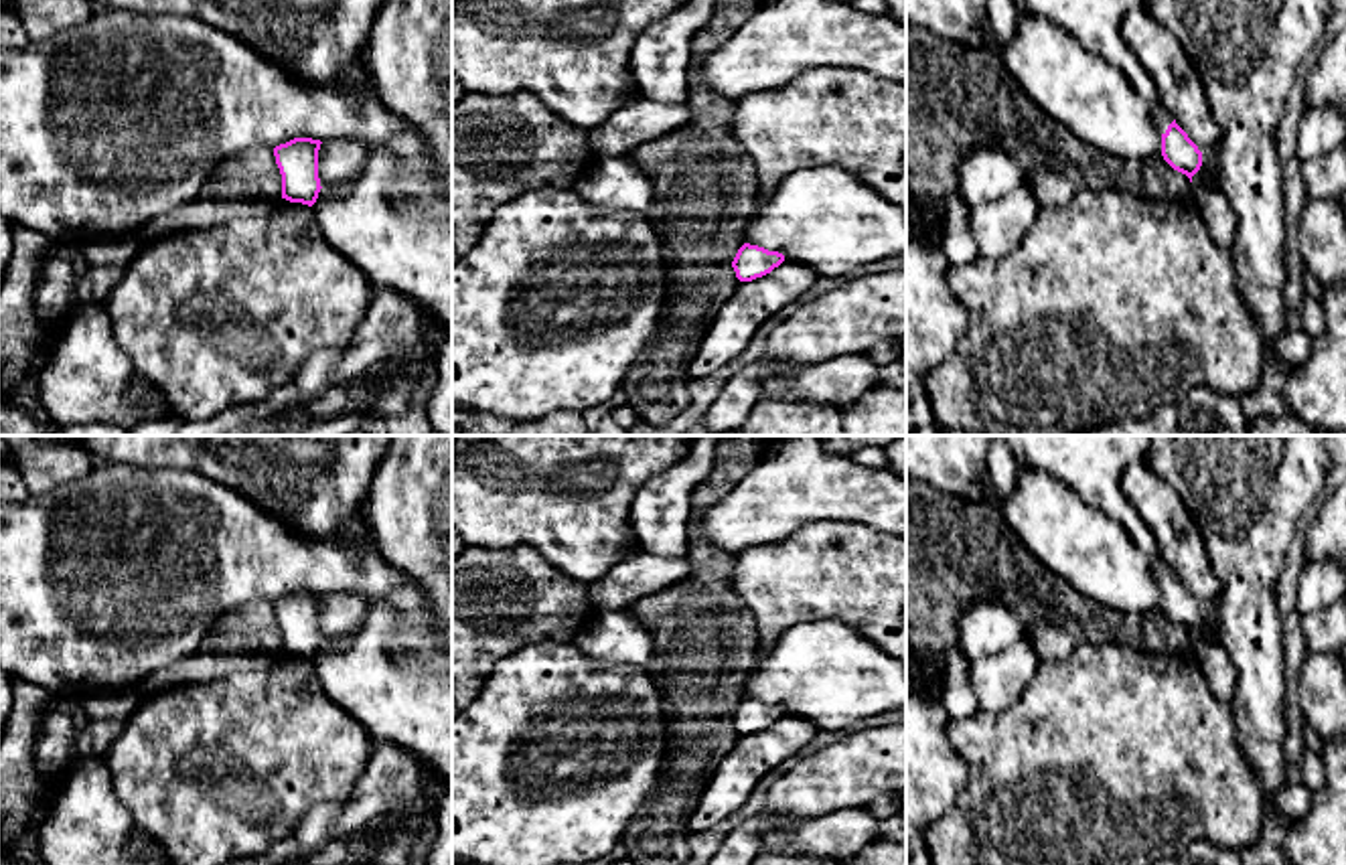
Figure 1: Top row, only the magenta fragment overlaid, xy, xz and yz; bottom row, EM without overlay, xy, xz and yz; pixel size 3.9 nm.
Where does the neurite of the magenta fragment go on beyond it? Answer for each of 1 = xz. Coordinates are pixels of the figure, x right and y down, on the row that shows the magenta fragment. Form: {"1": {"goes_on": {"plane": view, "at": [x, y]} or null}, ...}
{"1": {"goes_on": null}}

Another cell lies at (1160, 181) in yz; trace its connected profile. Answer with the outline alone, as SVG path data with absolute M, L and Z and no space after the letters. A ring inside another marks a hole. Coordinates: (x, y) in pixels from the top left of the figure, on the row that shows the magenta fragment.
M906 26L906 192L928 196L955 192L957 168L977 146L1005 150L1024 172L1060 170L1076 190L1119 190L1194 207L1198 196L1218 188L1212 152L1202 152L1200 170L1188 178L1166 160L1141 164L1099 150L1042 111L1014 81L993 47L971 49L924 28Z

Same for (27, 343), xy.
M12 227L12 255L0 284L0 405L22 409L47 431L61 427L39 405L39 383L63 328L39 316L34 294L55 247L55 239Z

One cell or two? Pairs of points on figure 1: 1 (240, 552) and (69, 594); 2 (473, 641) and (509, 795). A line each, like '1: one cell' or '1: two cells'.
1: one cell
2: two cells

